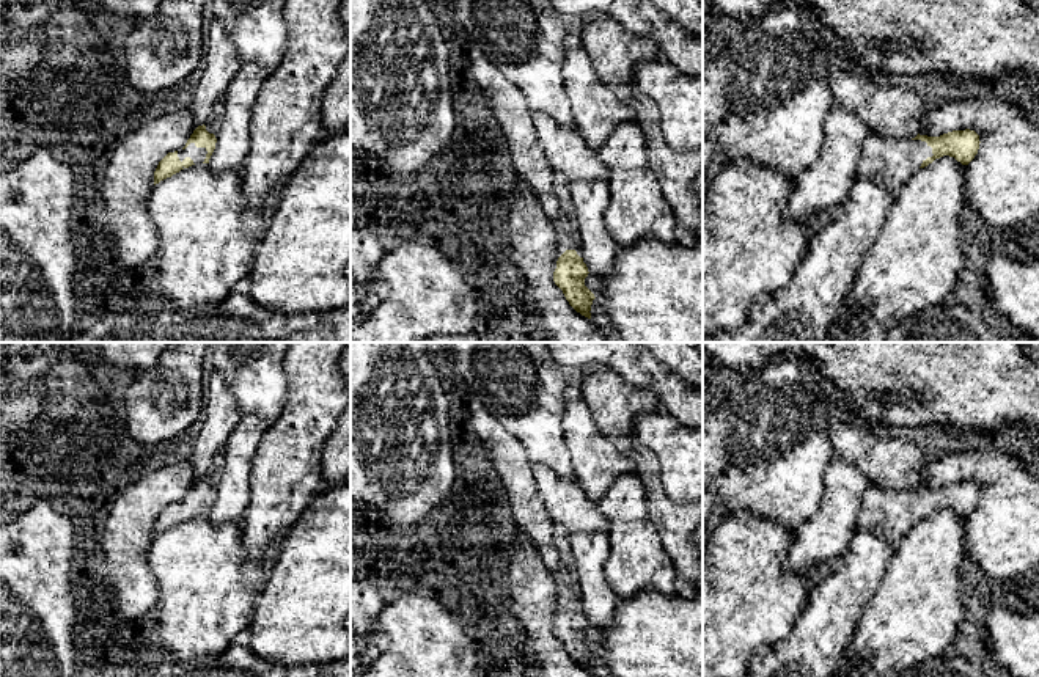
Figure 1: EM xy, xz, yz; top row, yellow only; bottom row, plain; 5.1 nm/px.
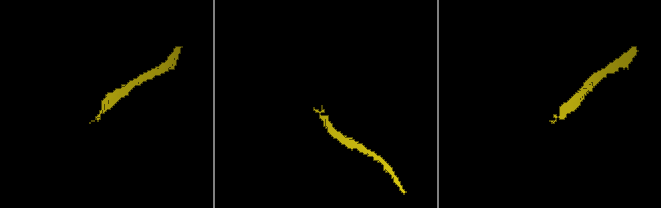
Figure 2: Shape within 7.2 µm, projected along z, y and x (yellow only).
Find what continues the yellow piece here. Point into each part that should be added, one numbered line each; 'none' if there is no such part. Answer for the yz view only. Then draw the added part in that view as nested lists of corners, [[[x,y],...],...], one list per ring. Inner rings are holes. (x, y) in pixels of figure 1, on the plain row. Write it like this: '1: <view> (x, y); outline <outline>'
1: yz (893, 512); outline [[[869,485],[854,532],[880,529],[890,540],[899,542],[932,507],[932,500],[926,493]]]

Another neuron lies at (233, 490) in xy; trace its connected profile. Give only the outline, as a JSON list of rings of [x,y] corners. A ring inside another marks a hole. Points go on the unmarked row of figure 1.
[[[242,416],[223,448],[225,467],[215,487],[215,501],[209,510],[214,525],[242,521],[250,504],[250,476],[253,457],[267,424],[255,416]]]

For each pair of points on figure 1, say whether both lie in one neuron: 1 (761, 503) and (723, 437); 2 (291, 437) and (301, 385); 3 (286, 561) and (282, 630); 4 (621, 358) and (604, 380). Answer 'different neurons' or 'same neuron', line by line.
1: same neuron
2: same neuron
3: same neuron
4: different neurons

